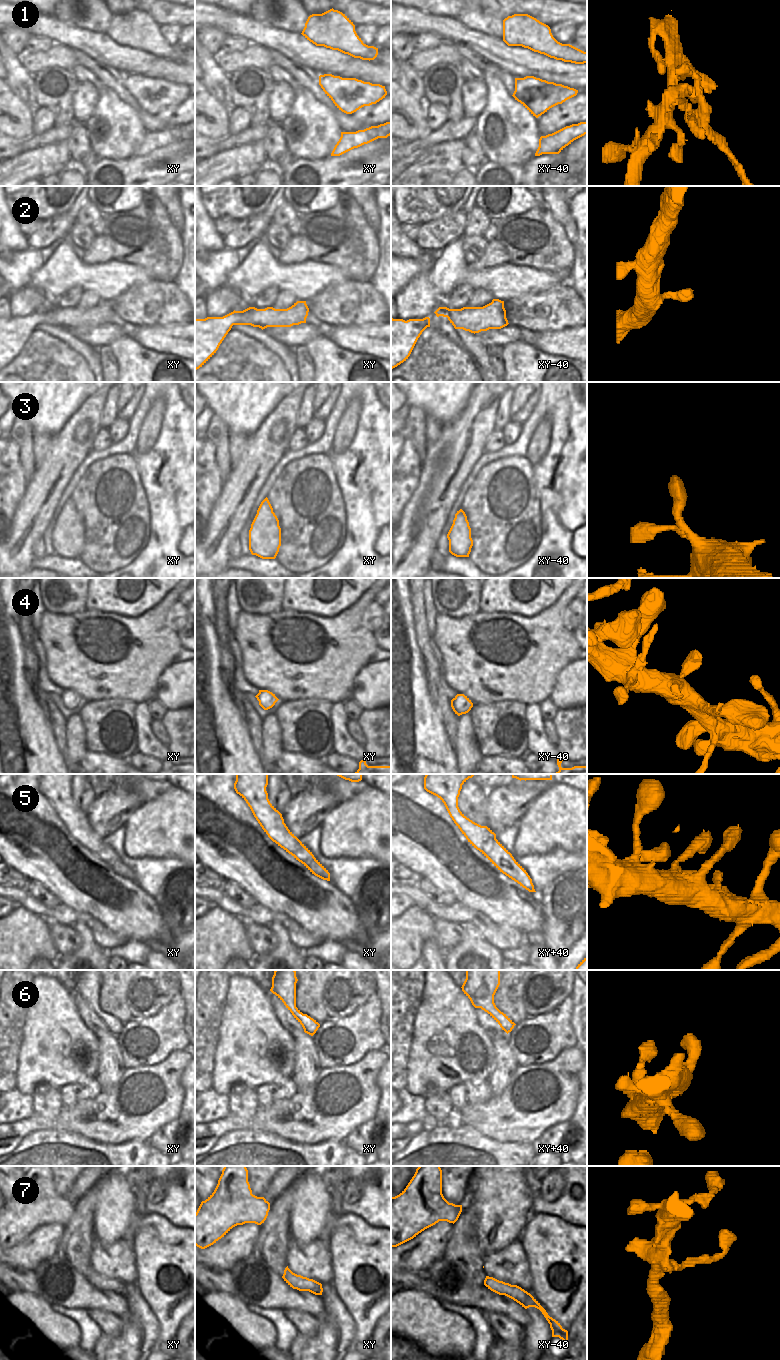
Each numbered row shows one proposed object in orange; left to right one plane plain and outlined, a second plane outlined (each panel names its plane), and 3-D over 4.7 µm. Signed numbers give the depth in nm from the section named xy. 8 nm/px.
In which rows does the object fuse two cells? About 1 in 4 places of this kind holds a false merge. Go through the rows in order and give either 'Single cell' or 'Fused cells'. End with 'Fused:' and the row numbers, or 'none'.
1: Fused cells
2: Single cell
3: Fused cells
4: Single cell
5: Single cell
6: Single cell
7: Single cell
Fused: 1, 3.

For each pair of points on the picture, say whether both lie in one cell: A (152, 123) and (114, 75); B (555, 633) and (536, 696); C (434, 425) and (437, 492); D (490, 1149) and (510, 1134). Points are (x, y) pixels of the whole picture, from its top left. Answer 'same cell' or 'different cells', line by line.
A: same cell
B: same cell
C: different cells
D: different cells

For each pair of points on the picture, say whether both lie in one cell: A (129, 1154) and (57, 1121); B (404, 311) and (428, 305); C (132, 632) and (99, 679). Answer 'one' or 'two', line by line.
A: two
B: one
C: one

